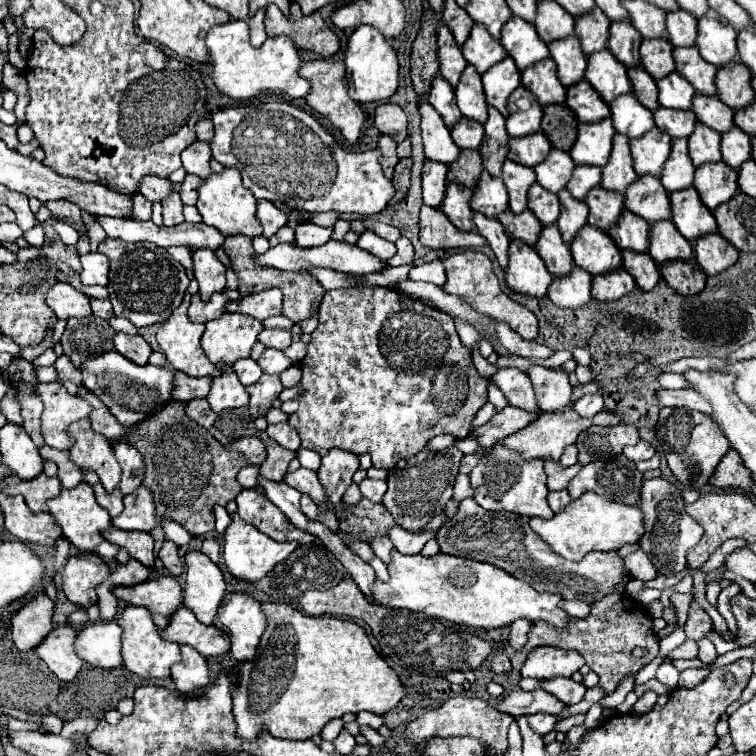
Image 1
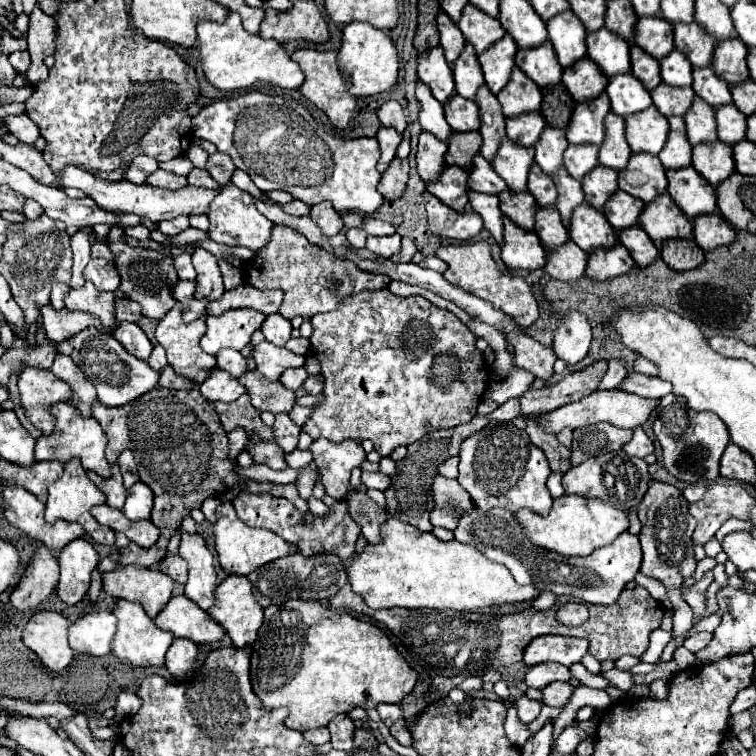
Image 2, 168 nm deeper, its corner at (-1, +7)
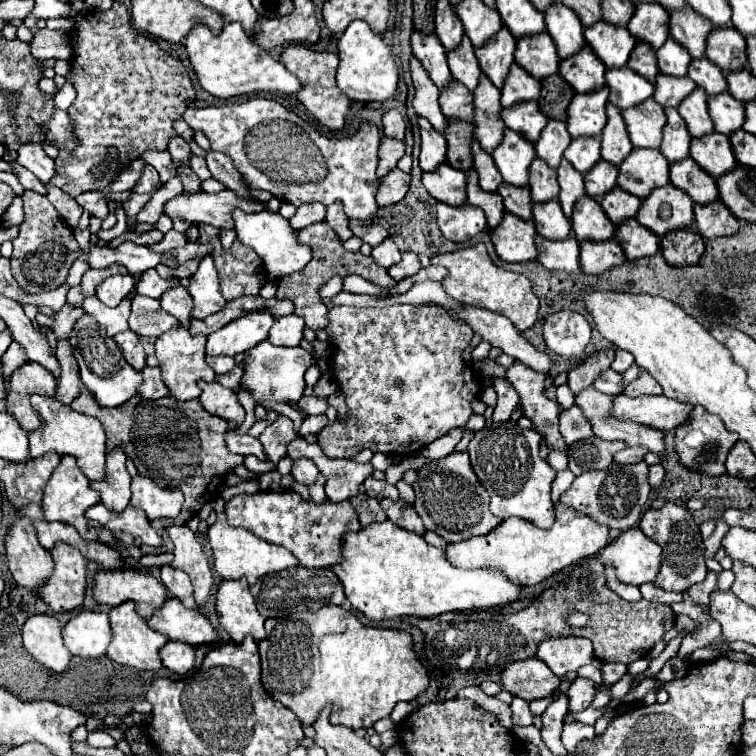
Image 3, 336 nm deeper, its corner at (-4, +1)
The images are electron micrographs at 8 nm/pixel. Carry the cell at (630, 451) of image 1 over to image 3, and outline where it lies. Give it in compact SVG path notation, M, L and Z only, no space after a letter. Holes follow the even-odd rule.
M626 447L626 449L618 451L618 455L614 455L614 461L622 463L622 465L628 465L628 463L632 465L632 463L640 463L646 453L648 451L644 447Z

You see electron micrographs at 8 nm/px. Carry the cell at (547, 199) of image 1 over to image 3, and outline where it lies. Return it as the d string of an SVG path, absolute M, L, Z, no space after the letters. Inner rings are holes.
M534 159L530 165L530 193L534 203L544 203L558 197L558 181L556 181L556 169L548 167L542 159Z

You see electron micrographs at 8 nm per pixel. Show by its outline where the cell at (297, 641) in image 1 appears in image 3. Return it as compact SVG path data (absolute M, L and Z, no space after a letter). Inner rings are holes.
M340 605L322 607L316 613L304 611L282 619L266 619L266 639L258 643L262 659L262 685L284 707L292 709L304 725L312 725L326 703L334 703L334 725L370 729L378 719L390 717L398 701L414 701L428 689L428 671L414 651L410 633L362 625L354 613Z

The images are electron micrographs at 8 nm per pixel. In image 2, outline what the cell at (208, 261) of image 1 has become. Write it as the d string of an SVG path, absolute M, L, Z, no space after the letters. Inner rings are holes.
M197 247L191 257L193 257L193 267L197 271L195 295L207 297L211 301L219 299L223 295L223 279L221 279L221 269L219 269L217 259L201 247Z

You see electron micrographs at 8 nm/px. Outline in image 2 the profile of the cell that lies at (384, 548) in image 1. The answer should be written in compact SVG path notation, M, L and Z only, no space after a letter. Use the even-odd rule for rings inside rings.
M353 491L347 503L349 503L349 515L361 527L361 533L367 539L367 543L381 543L379 529L387 521L385 509L381 509L367 493L359 491Z

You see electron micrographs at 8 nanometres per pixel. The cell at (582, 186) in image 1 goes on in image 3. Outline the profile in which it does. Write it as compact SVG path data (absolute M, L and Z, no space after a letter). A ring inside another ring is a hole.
M600 137L598 139L572 139L564 157L578 169L580 173L590 171L600 161Z

